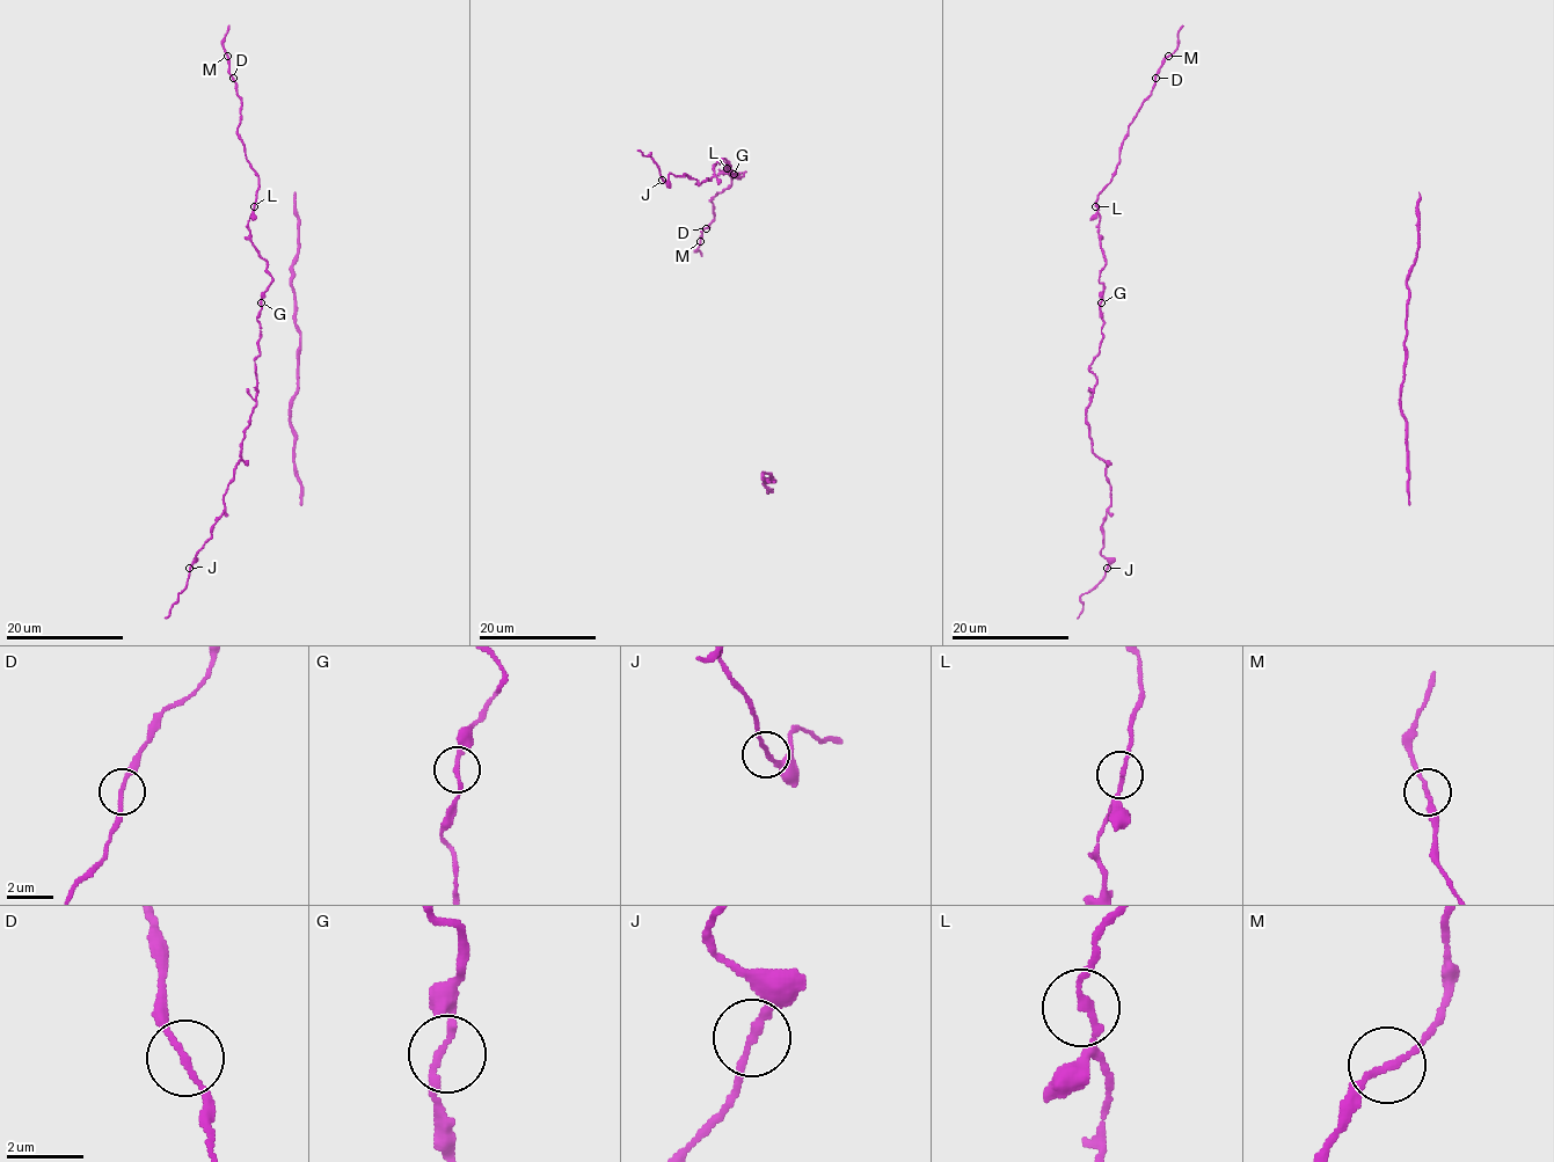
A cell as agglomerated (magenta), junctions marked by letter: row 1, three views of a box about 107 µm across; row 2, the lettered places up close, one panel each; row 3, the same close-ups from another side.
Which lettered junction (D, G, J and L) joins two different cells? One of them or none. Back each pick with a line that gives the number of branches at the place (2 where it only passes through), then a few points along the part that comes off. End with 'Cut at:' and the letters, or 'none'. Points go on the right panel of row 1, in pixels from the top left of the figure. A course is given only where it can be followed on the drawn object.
Cut at: none

